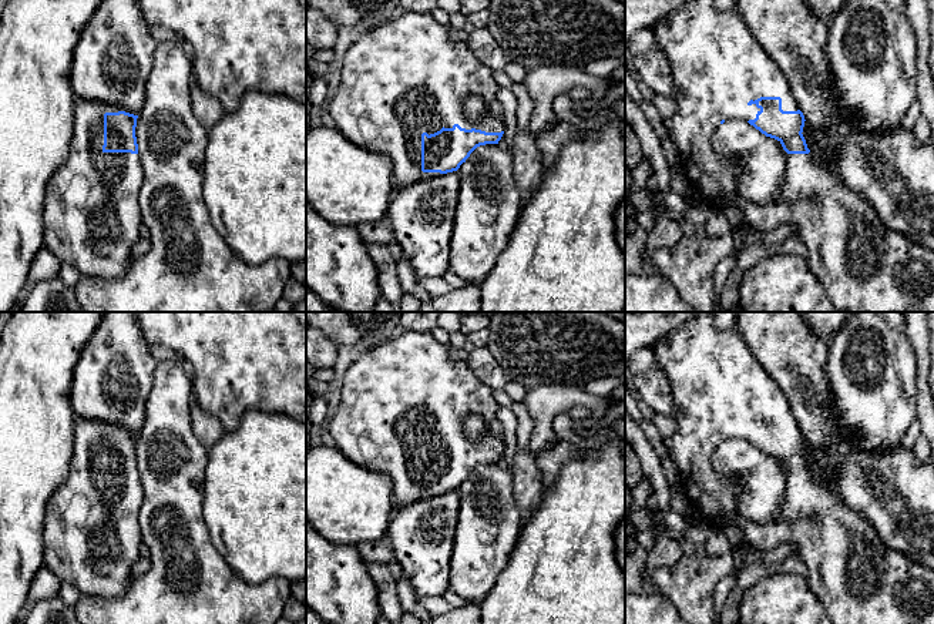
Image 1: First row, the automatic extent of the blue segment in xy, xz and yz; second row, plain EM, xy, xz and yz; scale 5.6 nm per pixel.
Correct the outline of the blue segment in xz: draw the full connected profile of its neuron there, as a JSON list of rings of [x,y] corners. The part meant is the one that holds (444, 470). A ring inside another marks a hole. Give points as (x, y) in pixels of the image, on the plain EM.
[[[406,331],[372,348],[346,370],[340,399],[332,406],[326,429],[345,457],[392,479],[393,504],[397,510],[420,499],[457,490],[477,466],[498,463],[504,453],[504,440],[490,432],[498,409],[493,389],[464,360],[454,359],[448,346],[440,343],[431,332]],[[467,416],[480,416],[484,420],[484,435],[478,440],[464,435],[463,420]]]

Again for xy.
[[[75,419],[73,456],[67,477],[56,490],[44,517],[44,566],[60,578],[73,584],[81,596],[120,597],[132,580],[132,566],[140,560],[142,543],[138,513],[144,501],[144,489],[135,456],[138,435],[111,423]]]

